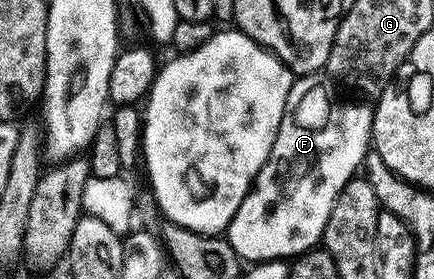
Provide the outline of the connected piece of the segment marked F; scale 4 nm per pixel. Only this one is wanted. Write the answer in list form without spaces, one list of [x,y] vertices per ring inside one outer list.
[[[310,72],[301,74],[294,79],[289,97],[287,98],[287,106],[283,118],[279,122],[279,130],[275,134],[275,142],[271,146],[271,154],[267,158],[267,162],[259,170],[259,174],[253,179],[253,186],[243,198],[243,202],[239,206],[239,210],[233,216],[233,221],[229,223],[227,229],[227,239],[229,244],[237,255],[245,262],[264,262],[266,260],[285,260],[286,258],[296,258],[303,252],[316,249],[322,243],[325,235],[325,227],[327,226],[327,218],[331,218],[331,210],[335,206],[335,198],[339,198],[339,194],[343,190],[343,186],[347,186],[349,180],[354,179],[353,172],[362,167],[366,156],[371,151],[371,141],[373,138],[373,108],[365,104],[344,104],[341,100],[333,97],[334,85],[331,83],[328,75],[321,72]]]

